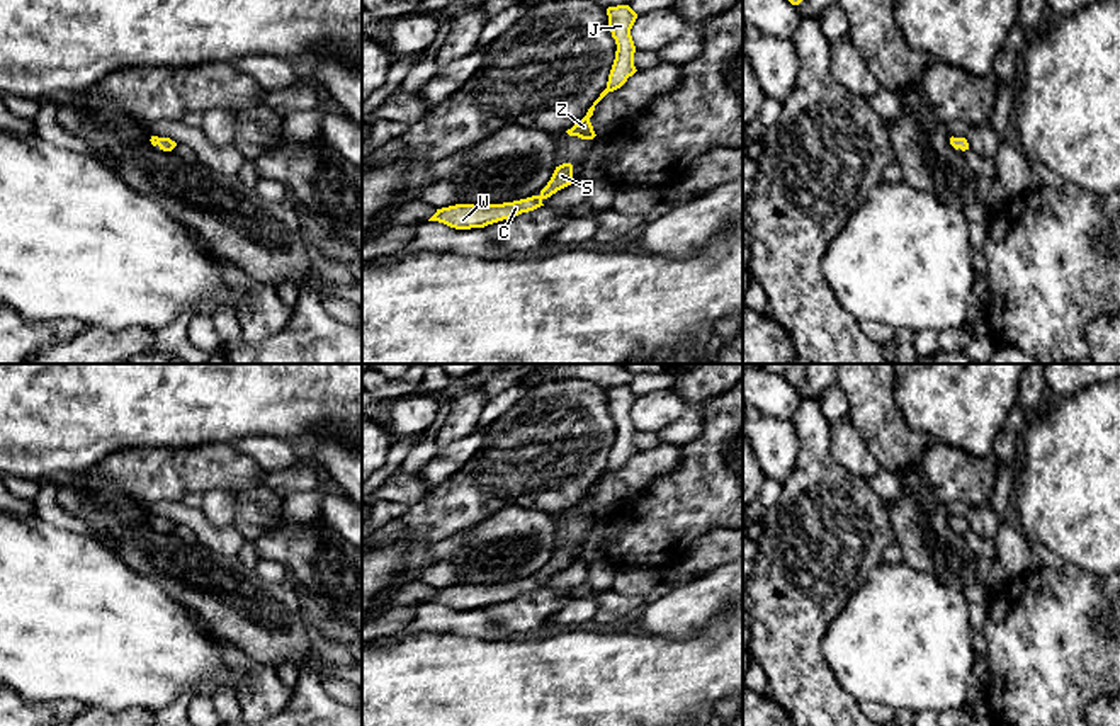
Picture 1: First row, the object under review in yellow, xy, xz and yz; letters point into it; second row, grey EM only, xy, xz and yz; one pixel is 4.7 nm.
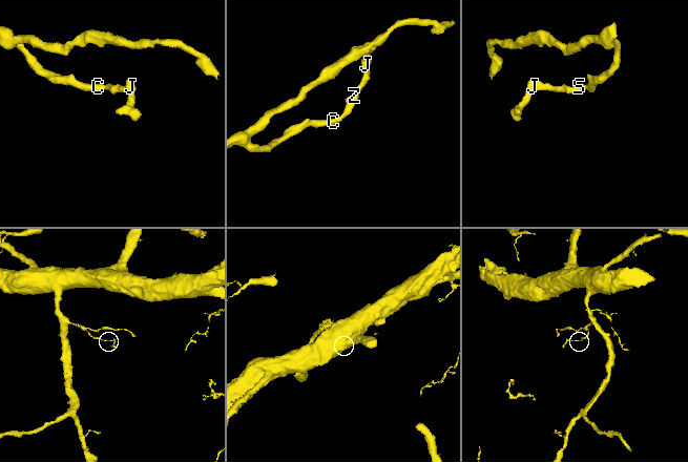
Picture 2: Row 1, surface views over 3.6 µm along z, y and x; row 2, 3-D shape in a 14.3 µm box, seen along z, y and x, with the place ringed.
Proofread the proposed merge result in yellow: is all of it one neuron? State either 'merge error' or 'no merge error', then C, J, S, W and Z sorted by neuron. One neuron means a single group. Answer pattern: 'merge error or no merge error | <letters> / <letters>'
no merge error | C J S W Z

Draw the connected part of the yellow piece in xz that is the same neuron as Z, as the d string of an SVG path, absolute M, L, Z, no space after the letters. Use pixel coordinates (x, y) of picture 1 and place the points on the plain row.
M617 386L617 388L608 388L607 396L612 418L615 420L617 425L615 440L608 456L607 469L588 490L586 496L571 510L566 512L569 517L578 517L581 520L593 520L597 517L590 503L595 486L608 473L620 469L627 462L627 459L637 452L634 447L636 427L631 417L631 410L637 400L637 394L629 386Z

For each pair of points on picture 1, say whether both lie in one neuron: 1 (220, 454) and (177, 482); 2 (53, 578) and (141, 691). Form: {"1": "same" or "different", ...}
{"1": "same", "2": "same"}

